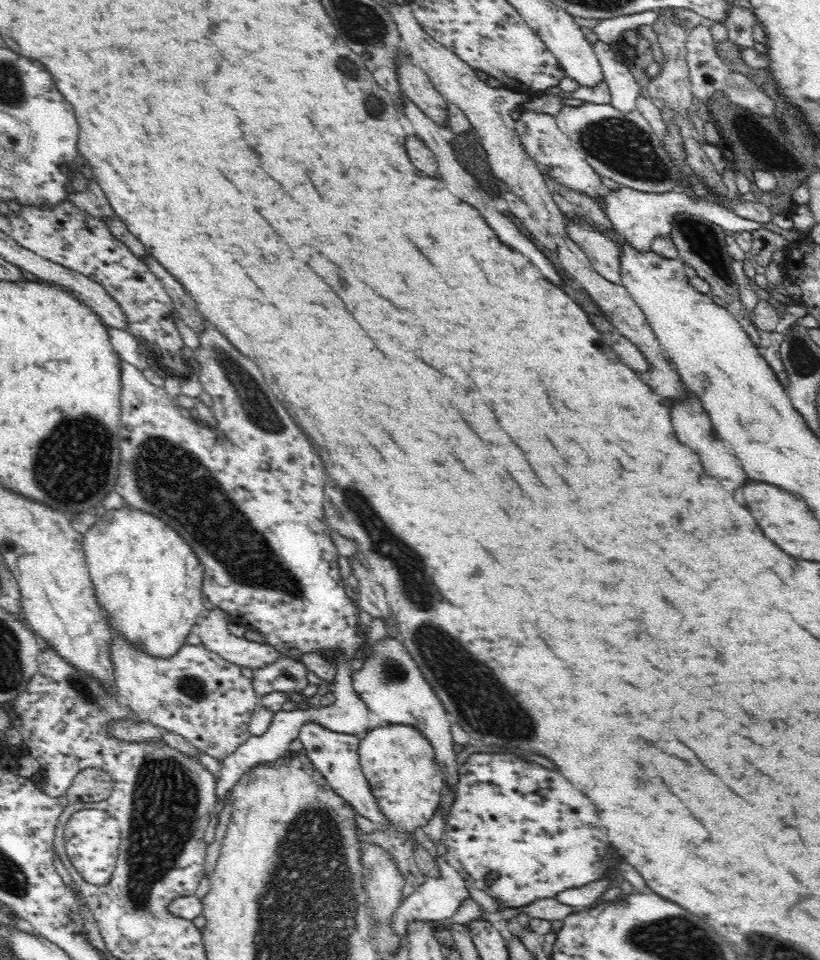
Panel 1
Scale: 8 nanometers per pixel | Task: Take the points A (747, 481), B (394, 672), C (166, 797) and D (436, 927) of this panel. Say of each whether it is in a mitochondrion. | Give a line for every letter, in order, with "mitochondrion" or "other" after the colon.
A: other
B: mitochondrion
C: mitochondrion
D: other

